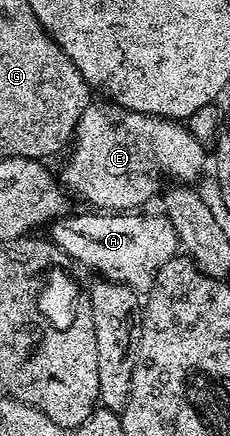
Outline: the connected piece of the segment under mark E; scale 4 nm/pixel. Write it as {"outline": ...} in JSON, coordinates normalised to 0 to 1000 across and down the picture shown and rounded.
{"outline":[[[478,232],[430,234],[448,236],[383,234],[378,248],[352,259],[300,337],[309,358],[296,360],[274,394],[252,394],[248,401],[296,450],[330,447],[352,463],[396,472],[383,477],[426,479],[448,489],[552,489],[574,479],[617,477],[604,472],[648,463],[657,445],[665,456],[678,438],[674,420],[657,411],[687,401],[748,401],[761,408],[748,413],[796,424],[848,420],[843,411],[883,392],[891,337],[791,280],[565,255]]]}

